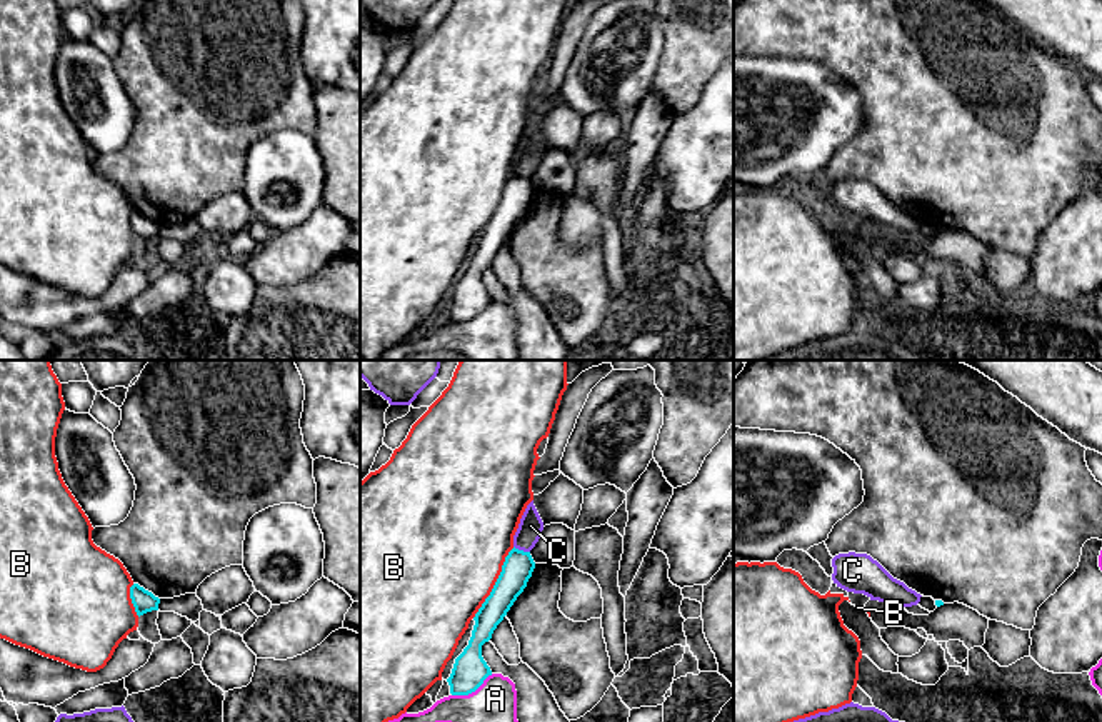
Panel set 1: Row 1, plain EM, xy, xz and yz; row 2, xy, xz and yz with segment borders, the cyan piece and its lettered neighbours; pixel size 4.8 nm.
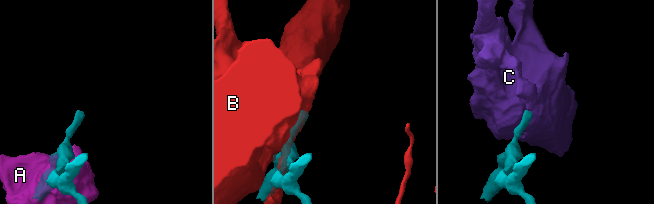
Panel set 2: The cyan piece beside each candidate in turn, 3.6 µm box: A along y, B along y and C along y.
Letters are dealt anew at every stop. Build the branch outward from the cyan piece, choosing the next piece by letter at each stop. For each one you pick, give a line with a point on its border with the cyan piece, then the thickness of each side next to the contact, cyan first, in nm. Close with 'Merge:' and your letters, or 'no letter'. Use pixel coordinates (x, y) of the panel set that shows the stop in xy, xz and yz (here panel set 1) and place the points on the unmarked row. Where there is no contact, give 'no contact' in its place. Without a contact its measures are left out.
Merge: no letter

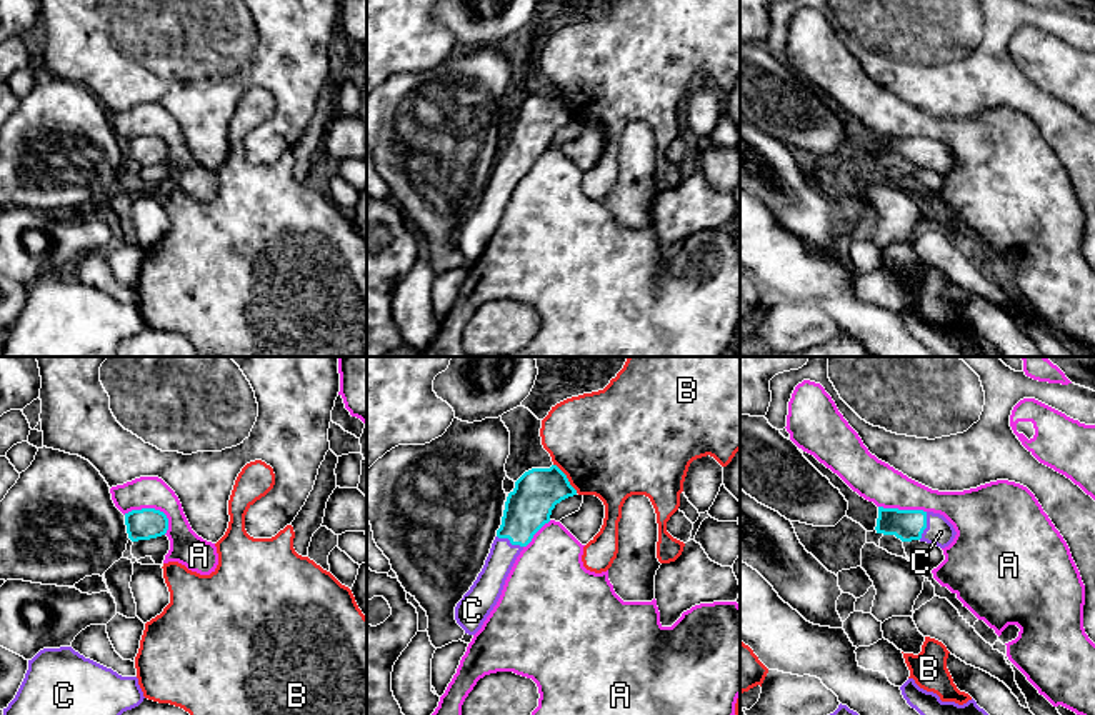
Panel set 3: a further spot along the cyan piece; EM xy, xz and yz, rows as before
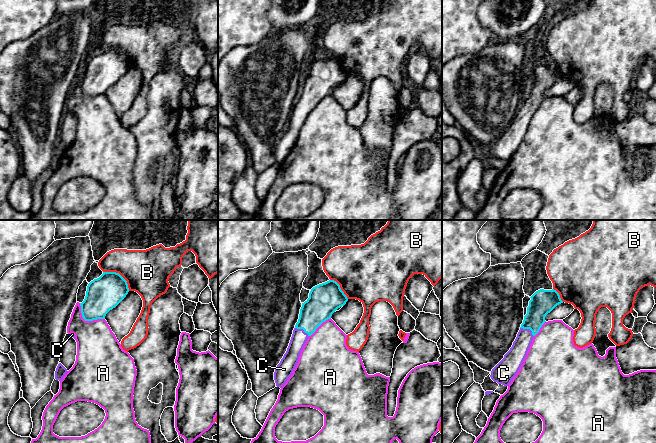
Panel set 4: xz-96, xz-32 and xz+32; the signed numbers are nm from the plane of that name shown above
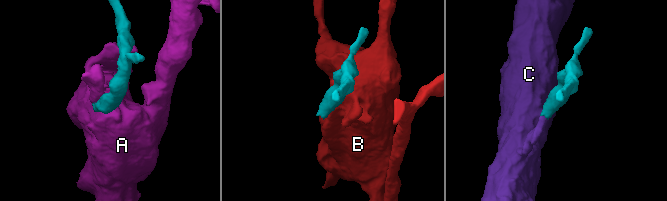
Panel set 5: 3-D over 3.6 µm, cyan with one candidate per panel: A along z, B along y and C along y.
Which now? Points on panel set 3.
C: meets cyan in xz at (510, 169); 220 nm thick on the cyan side, 140 nm on the other
Merge: C

